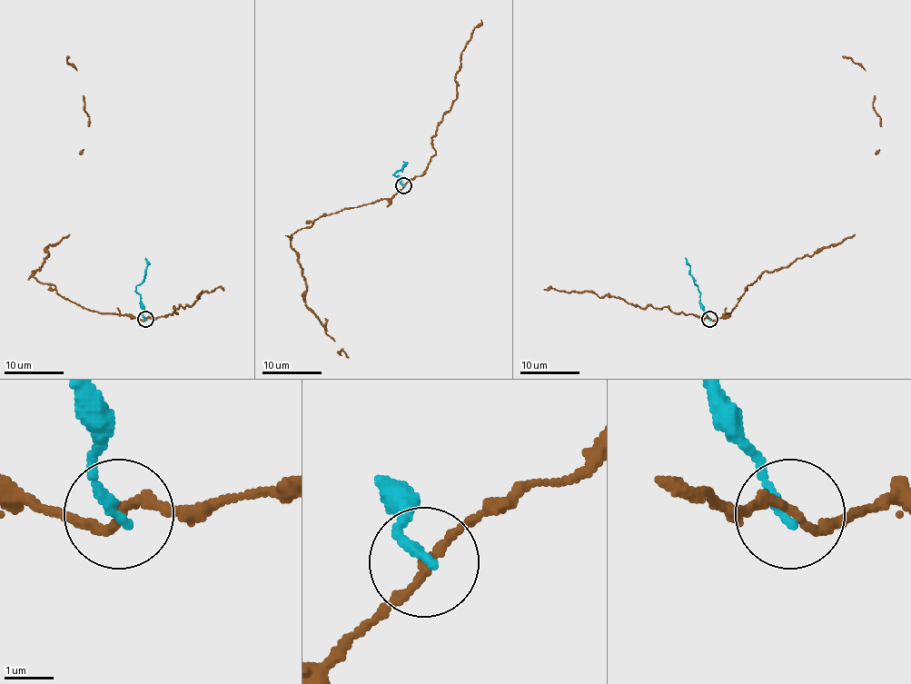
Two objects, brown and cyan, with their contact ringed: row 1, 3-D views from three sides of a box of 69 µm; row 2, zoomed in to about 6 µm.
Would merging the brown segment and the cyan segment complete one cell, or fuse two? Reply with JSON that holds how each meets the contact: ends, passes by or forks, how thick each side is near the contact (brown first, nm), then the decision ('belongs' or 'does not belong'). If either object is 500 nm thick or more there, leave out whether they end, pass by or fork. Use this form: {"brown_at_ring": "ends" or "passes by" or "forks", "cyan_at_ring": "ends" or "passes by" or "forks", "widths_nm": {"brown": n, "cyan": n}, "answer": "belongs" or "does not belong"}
{"brown_at_ring": "passes by", "cyan_at_ring": "ends", "widths_nm": {"brown": 170, "cyan": 240}, "answer": "does not belong"}

